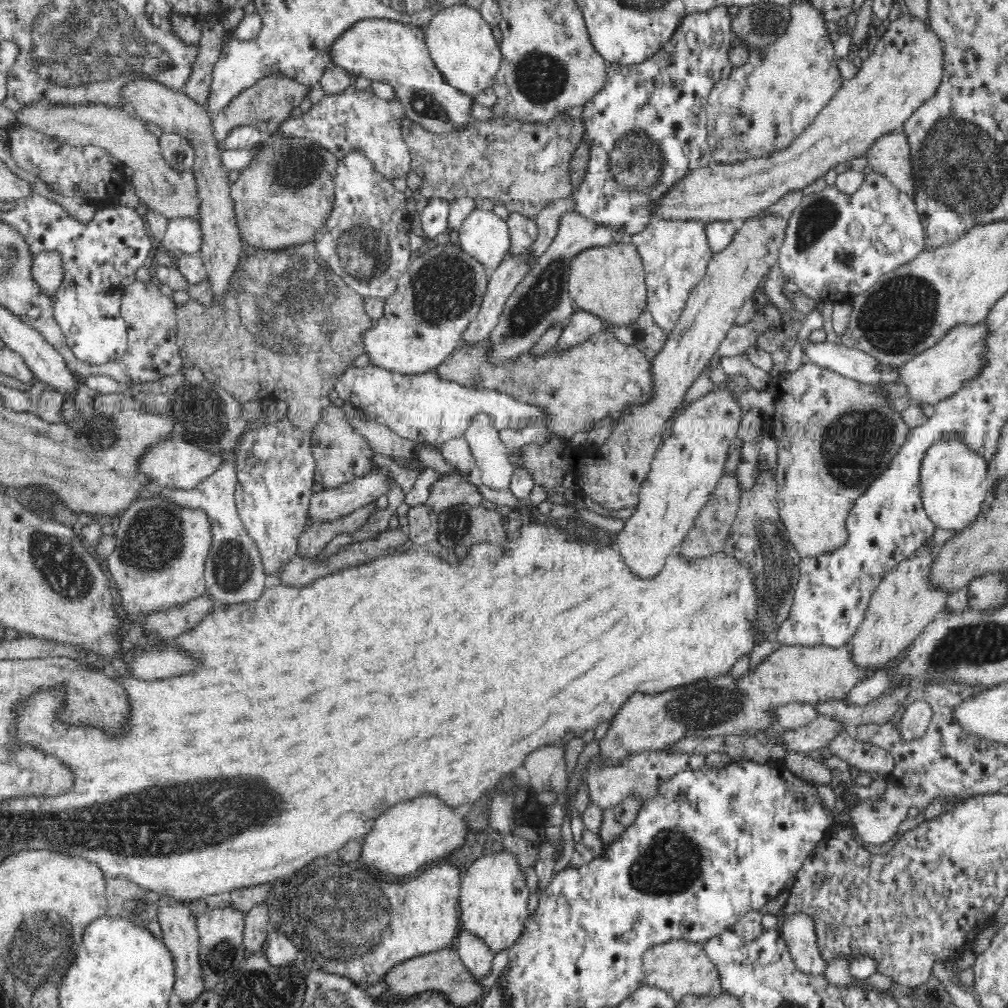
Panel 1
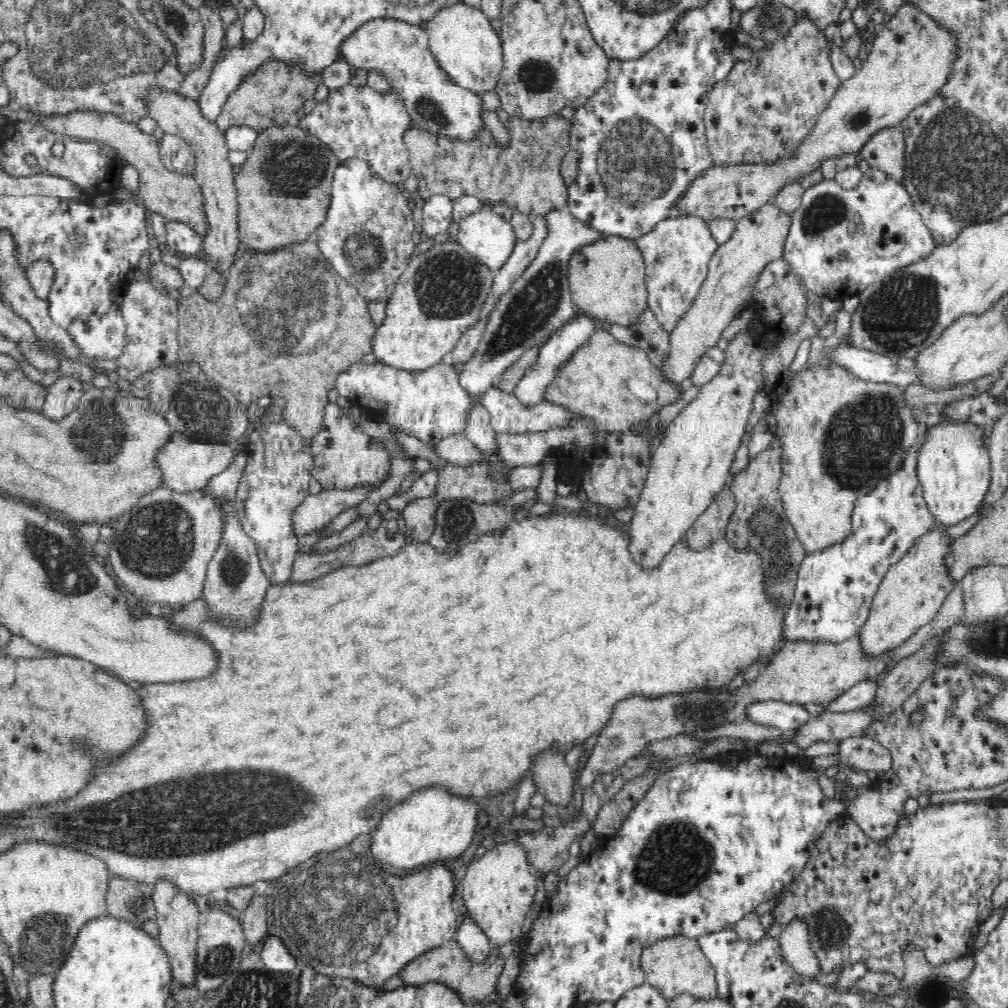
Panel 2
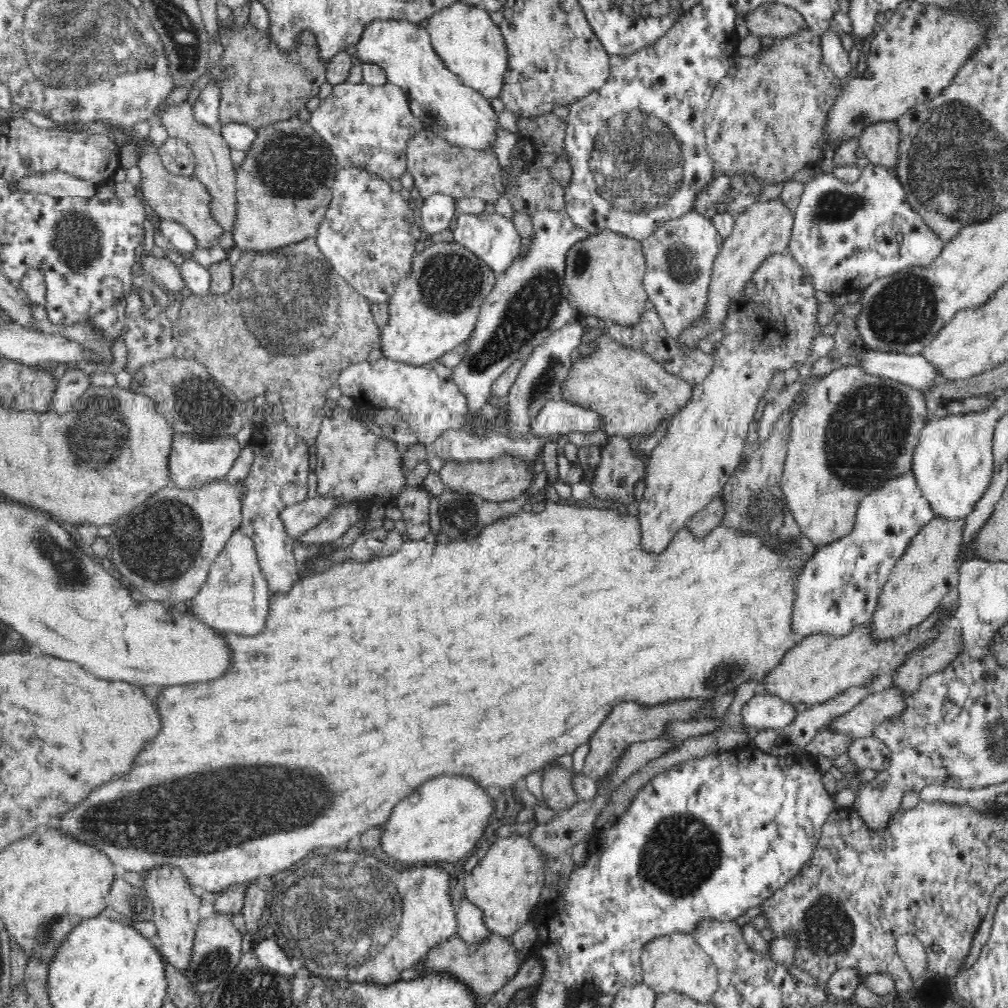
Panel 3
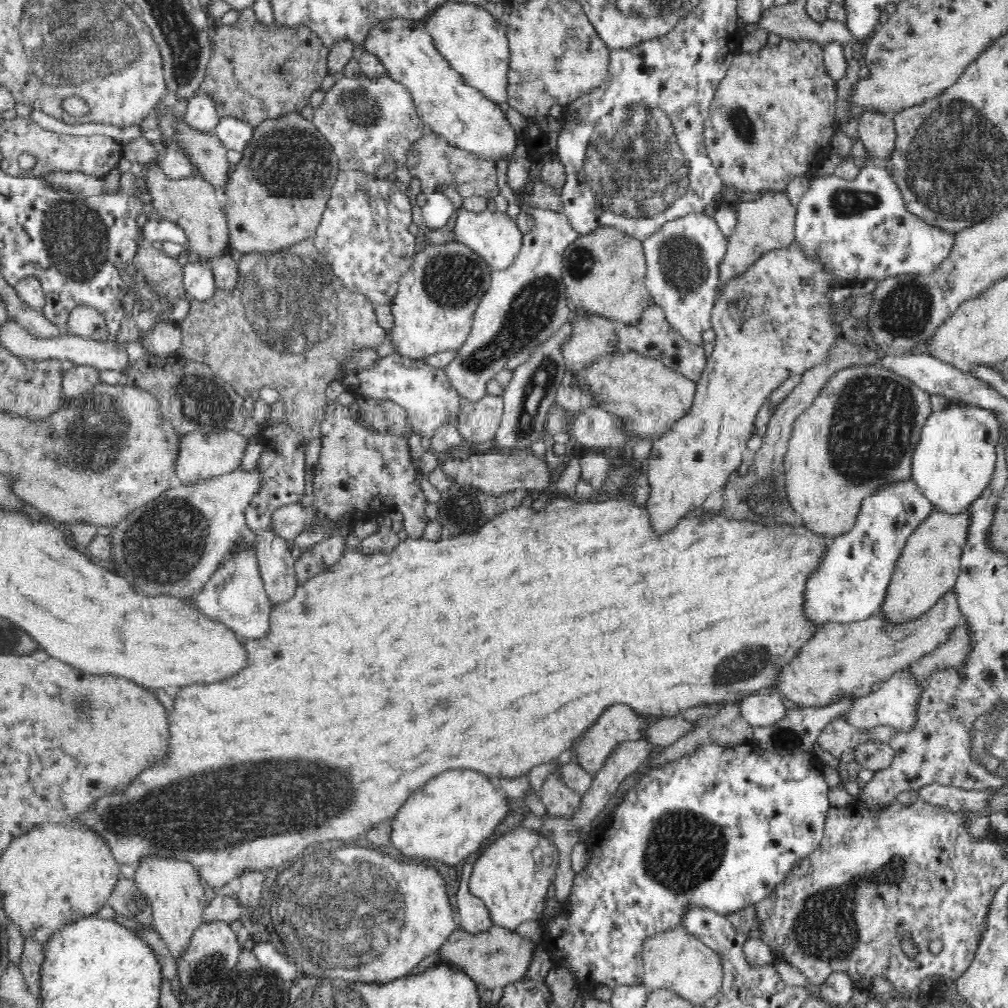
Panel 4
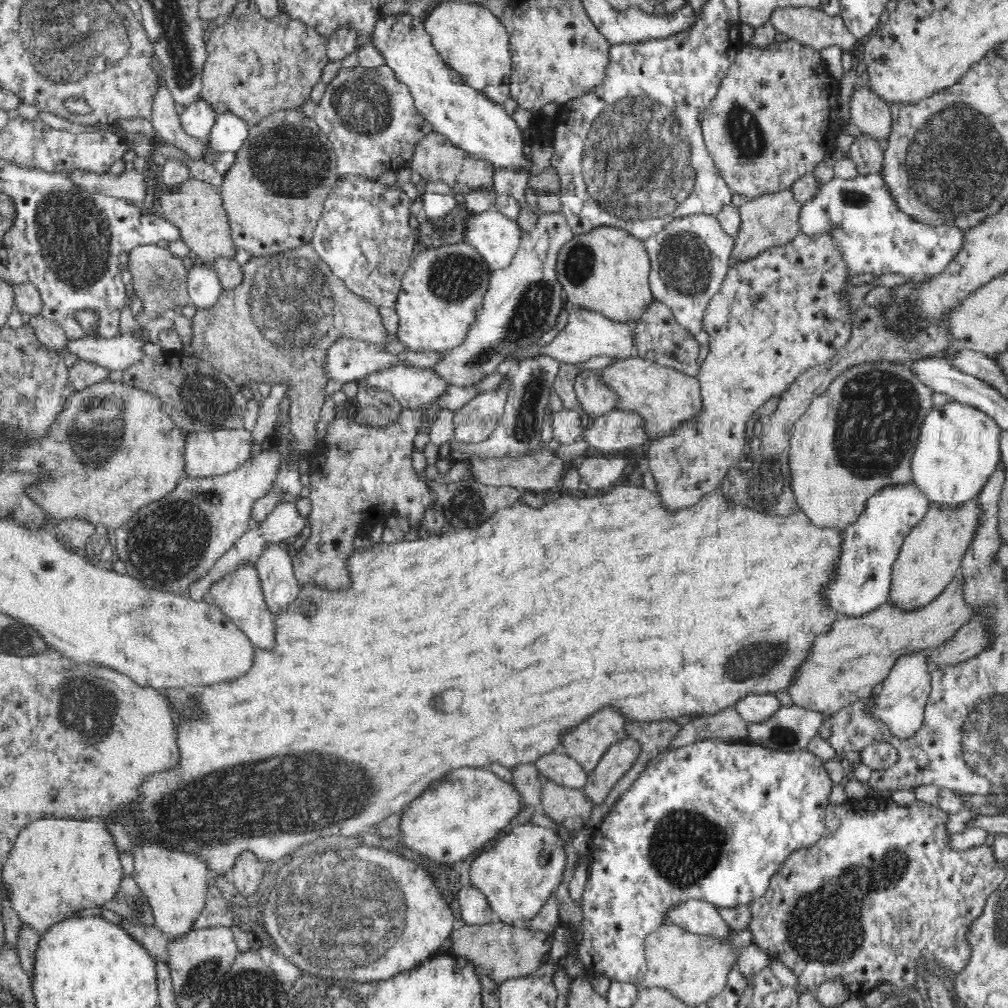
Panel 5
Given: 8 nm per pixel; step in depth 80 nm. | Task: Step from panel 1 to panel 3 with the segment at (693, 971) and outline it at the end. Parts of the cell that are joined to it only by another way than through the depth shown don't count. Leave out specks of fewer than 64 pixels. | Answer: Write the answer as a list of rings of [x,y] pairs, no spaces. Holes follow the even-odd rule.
[[[676,933],[656,938],[643,947],[640,960],[643,983],[652,988],[657,995],[681,993],[694,1001],[708,1003],[719,988],[716,966],[692,934]]]

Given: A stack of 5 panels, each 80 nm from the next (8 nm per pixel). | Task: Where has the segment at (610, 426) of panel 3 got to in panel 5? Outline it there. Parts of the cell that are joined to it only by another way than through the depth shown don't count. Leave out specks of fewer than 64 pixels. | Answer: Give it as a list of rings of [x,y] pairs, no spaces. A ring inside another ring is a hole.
[[[640,356],[617,359],[612,365],[603,368],[600,375],[620,395],[617,408],[636,411],[646,419],[646,429],[652,440],[667,437],[686,421],[704,413],[705,402],[702,401],[697,375],[687,375]]]

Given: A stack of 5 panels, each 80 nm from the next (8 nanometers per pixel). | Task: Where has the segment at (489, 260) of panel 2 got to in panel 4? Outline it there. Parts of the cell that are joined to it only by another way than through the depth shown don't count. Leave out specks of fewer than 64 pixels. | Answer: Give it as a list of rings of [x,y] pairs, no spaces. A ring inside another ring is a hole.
[[[442,184],[436,191],[446,195],[455,205],[454,212],[457,214],[455,233],[459,243],[472,248],[490,265],[492,270],[499,271],[508,268],[522,246],[523,234],[516,221],[514,222],[509,215],[502,214],[493,208],[480,213],[466,210],[463,207],[463,197],[450,186]]]

